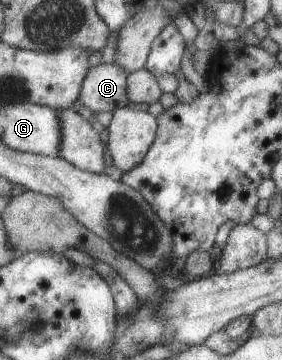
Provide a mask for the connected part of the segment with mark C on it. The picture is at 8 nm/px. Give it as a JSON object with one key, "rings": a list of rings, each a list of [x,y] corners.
{"rings":[[[115,61],[90,69],[79,98],[81,103],[96,114],[106,111],[114,114],[129,107],[129,75]]]}

